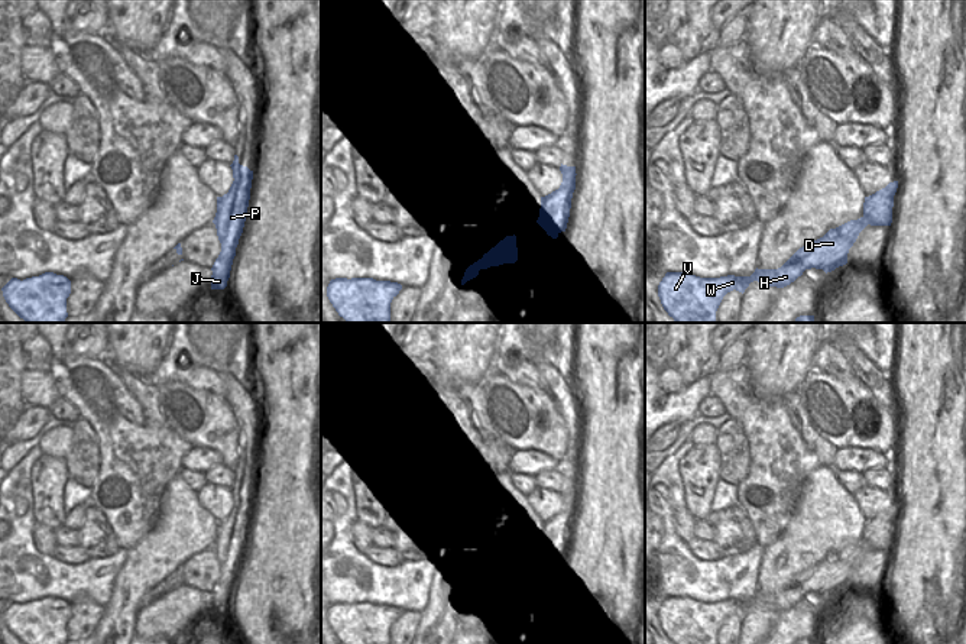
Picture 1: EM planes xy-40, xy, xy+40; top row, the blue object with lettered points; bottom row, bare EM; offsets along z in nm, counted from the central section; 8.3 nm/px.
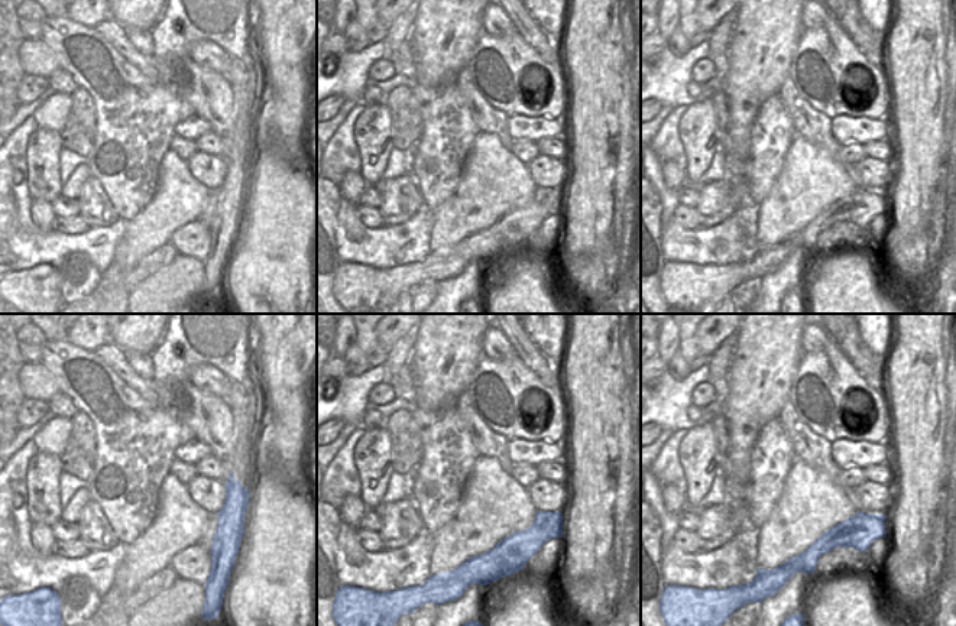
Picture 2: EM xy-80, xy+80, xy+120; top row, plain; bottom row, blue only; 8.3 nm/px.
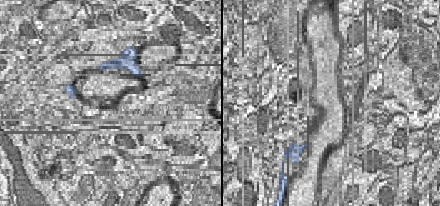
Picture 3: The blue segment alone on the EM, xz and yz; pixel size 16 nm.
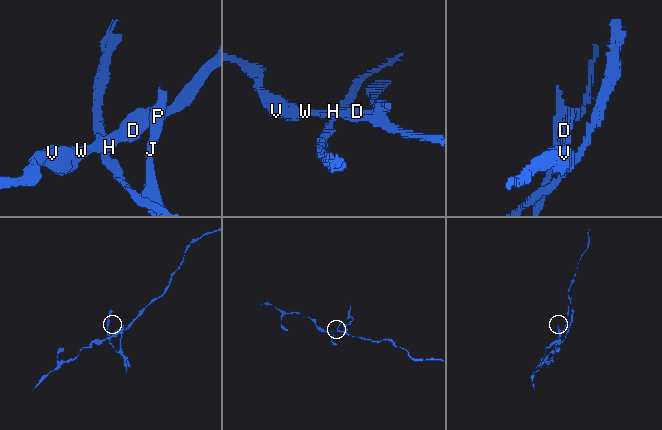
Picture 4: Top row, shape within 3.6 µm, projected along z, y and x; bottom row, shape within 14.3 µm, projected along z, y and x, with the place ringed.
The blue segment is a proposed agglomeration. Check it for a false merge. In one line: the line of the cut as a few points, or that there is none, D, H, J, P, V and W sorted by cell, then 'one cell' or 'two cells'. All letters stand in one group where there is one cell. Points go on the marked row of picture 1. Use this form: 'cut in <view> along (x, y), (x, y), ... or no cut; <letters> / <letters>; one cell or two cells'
cut in xy+40 along (864, 216), (869, 223); D H V W / J P; two cells

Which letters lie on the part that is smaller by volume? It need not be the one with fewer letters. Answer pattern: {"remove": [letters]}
{"remove": ["J", "P"]}

